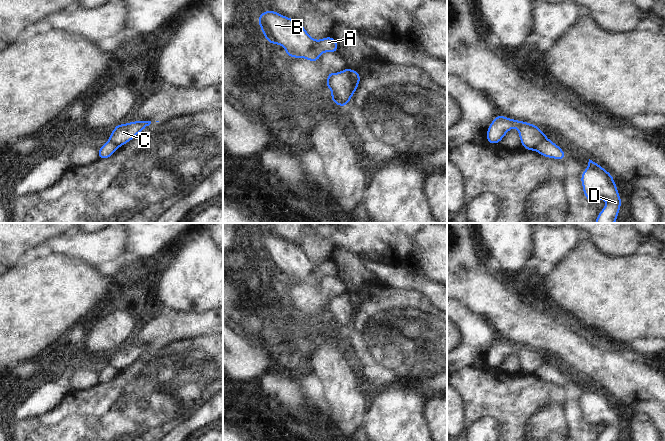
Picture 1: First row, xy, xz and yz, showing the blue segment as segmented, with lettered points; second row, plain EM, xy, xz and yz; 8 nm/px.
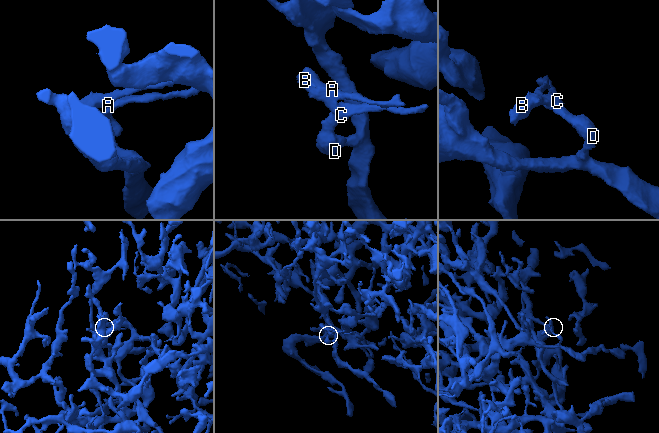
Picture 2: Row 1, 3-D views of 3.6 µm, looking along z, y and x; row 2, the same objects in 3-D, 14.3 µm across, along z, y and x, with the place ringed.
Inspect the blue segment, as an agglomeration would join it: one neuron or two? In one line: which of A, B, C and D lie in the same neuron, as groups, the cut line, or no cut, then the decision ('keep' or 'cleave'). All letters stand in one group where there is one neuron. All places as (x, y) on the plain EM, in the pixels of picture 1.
A B C / D | xz (332, 316), (342, 330) | cleave

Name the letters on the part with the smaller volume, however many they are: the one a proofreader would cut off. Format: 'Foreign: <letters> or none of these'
Foreign: A, B, C

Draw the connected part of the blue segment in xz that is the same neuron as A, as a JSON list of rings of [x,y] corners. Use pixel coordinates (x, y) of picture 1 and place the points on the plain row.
[[[273,234],[258,239],[258,247],[268,267],[283,270],[289,281],[317,286],[323,276],[338,276],[338,266],[332,260],[315,264],[300,245]]]

